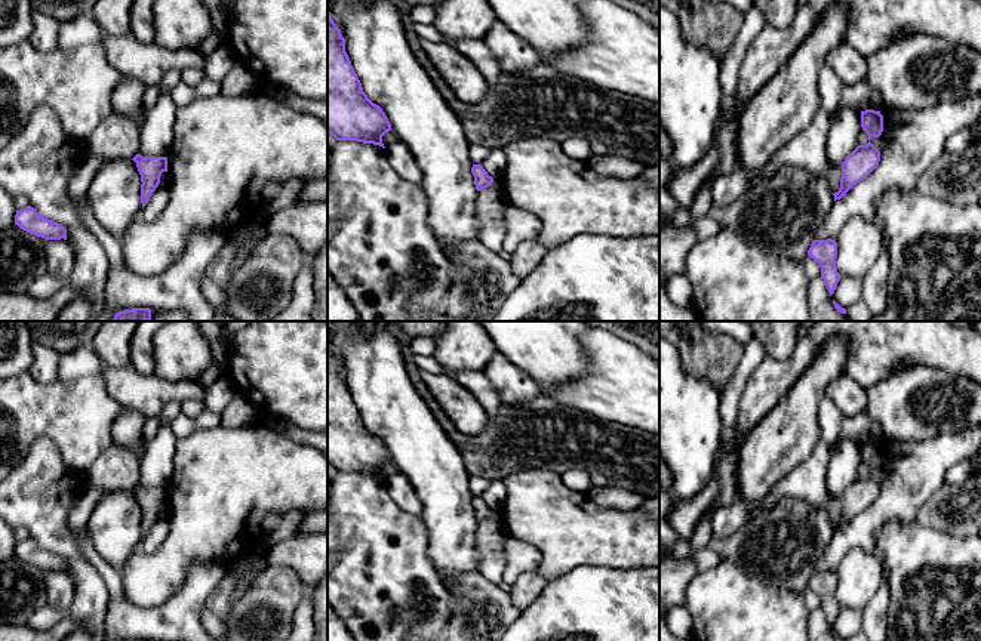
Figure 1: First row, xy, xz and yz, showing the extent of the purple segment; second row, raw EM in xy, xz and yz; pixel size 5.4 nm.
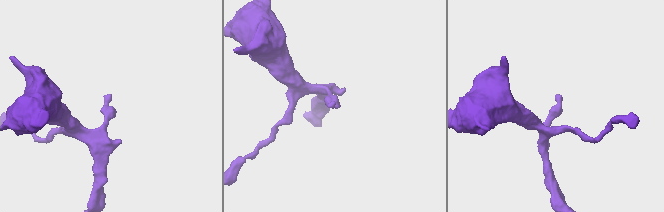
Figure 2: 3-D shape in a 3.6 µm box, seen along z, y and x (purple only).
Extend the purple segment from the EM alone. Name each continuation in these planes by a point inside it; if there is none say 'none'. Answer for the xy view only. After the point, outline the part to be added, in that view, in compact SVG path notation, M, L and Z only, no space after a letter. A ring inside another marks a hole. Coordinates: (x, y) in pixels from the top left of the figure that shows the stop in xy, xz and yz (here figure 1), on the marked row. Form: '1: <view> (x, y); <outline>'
none

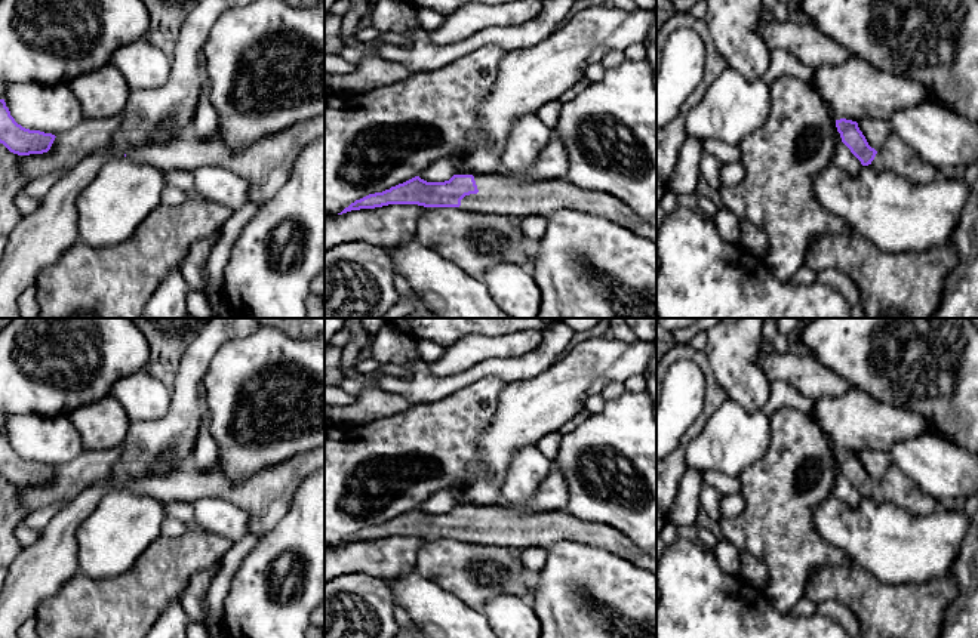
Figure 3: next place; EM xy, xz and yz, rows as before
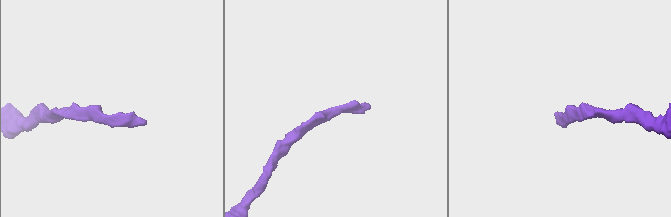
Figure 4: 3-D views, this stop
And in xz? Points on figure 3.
1: xz (503, 194); M508 173L474 176L479 192L461 200L461 210L550 218L553 213L572 209L619 224L639 237L656 243L656 226L645 221L628 204L596 189L585 189L566 179L522 182Z

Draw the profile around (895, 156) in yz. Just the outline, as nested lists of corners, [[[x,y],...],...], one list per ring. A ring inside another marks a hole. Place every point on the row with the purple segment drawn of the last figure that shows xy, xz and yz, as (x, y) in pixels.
[[[894,132],[877,151],[871,166],[877,172],[894,173],[914,184],[931,182],[938,173],[934,166],[925,163],[919,154]]]

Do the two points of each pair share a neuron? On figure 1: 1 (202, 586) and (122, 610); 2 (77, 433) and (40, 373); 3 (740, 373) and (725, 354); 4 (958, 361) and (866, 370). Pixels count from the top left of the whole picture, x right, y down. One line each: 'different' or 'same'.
1: same
2: different
3: different
4: same

